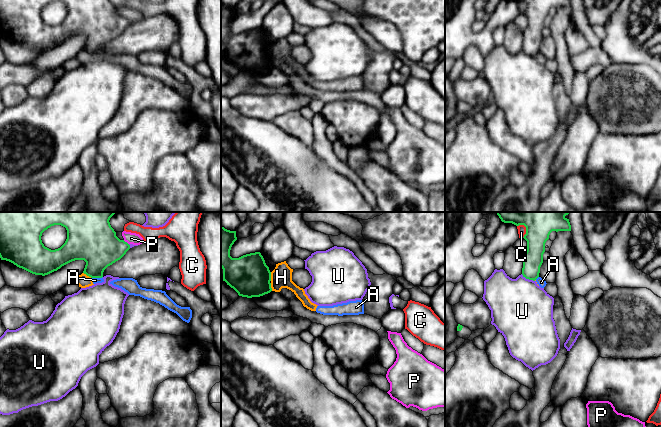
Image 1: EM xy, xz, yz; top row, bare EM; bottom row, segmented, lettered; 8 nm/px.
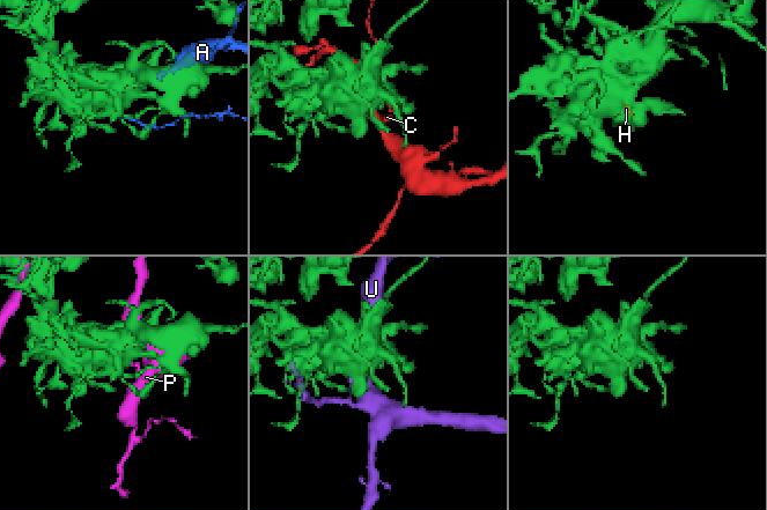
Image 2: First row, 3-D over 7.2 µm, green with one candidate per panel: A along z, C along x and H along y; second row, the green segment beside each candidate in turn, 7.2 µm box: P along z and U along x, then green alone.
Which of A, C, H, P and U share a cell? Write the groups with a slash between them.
A H / C / P / U

